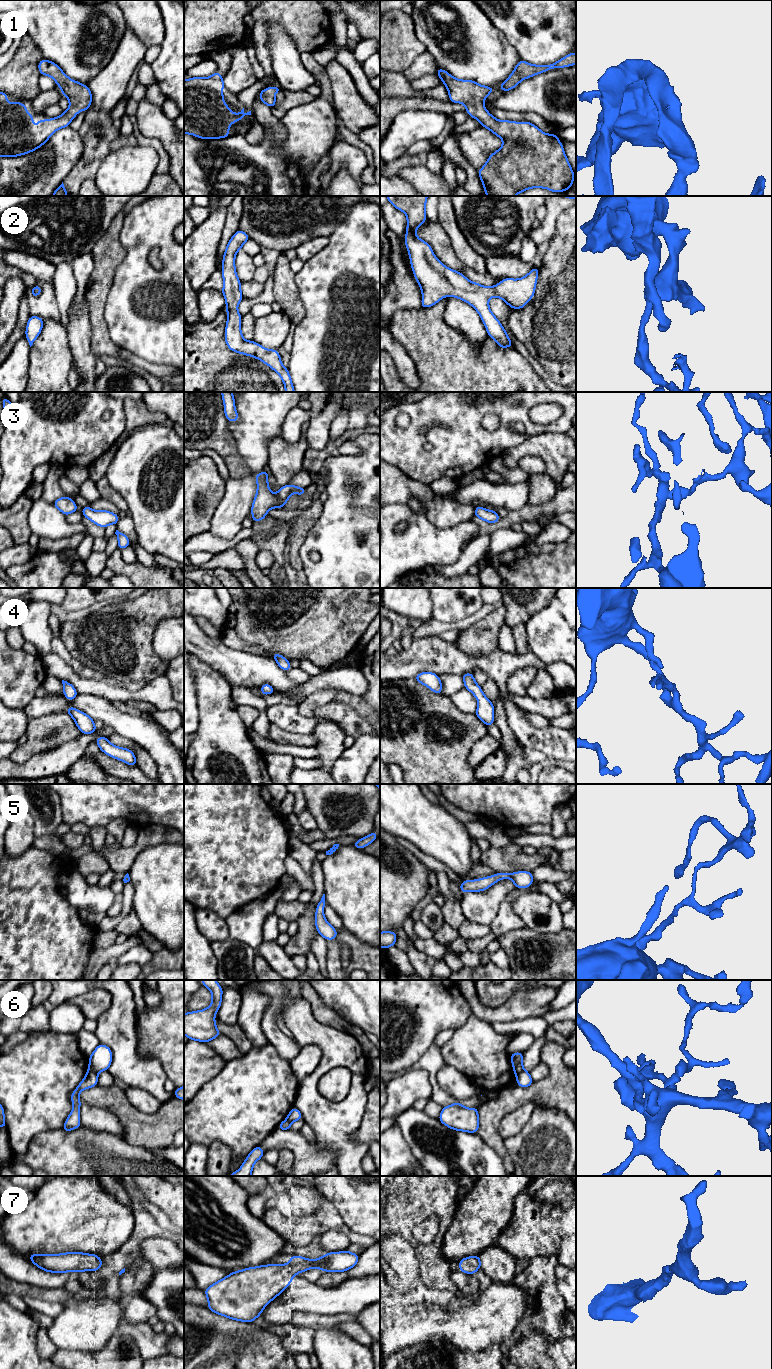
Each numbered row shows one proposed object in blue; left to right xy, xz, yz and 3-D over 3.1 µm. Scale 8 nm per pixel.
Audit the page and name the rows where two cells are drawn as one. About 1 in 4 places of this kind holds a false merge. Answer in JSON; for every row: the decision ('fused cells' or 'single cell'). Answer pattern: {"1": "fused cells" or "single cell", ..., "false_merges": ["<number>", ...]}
{"1": "single cell", "2": "single cell", "3": "single cell", "4": "single cell", "5": "single cell", "6": "fused cells", "7": "single cell", "false_merges": ["6"]}

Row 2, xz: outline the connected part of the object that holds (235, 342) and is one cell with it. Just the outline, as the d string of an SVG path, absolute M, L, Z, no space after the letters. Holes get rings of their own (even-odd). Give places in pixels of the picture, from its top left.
M239 229L228 242L223 256L223 267L221 270L223 275L222 294L226 301L227 310L225 342L231 351L251 356L264 362L281 377L285 386L285 392L295 392L291 376L288 369L282 365L278 350L264 348L255 341L247 341L241 333L242 315L237 311L237 308L243 299L243 295L241 293L241 282L235 269L235 256L249 239L249 235Z

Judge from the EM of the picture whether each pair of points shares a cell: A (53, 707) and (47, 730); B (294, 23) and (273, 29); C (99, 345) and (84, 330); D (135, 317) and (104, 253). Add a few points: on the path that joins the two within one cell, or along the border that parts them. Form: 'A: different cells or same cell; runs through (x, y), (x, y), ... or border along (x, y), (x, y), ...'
A: different cells; border along (64, 711), (43, 714), (29, 719)
B: different cells; border along (265, 24), (269, 22), (278, 23), (295, 46)
C: different cells; border along (88, 314), (91, 324), (91, 350), (97, 356)
D: different cells; border along (125, 253), (115, 270), (111, 288), (106, 296)

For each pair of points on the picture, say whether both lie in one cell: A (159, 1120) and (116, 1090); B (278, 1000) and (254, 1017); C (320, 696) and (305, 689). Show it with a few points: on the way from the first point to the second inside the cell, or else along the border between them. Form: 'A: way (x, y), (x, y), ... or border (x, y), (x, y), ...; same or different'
A: way (146, 1120), (137, 1120), (120, 1103); same
B: border (257, 990), (268, 997), (263, 1032); different
C: border (334, 689), (315, 691), (301, 702); different

